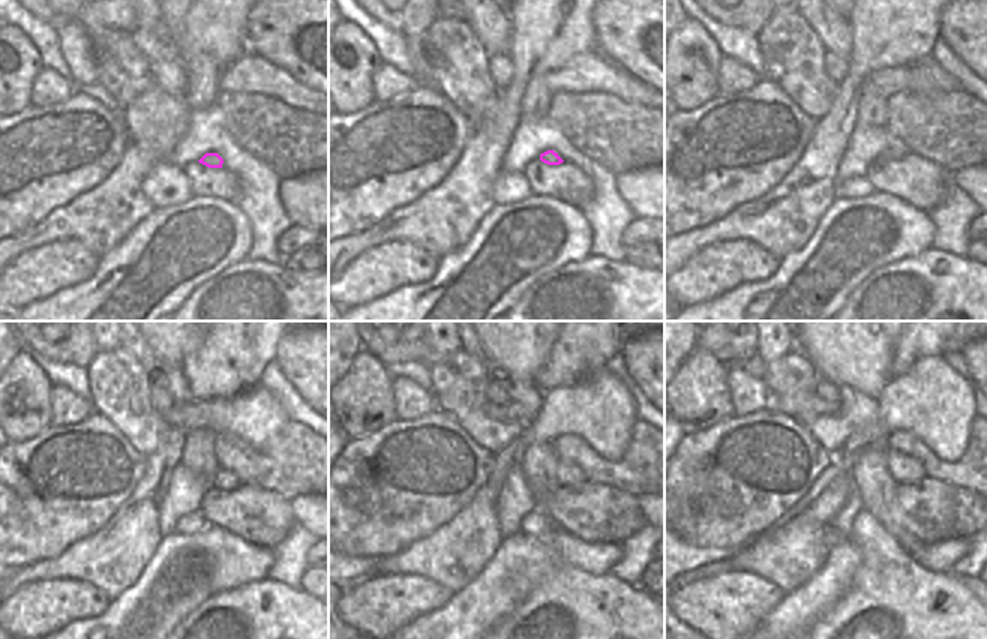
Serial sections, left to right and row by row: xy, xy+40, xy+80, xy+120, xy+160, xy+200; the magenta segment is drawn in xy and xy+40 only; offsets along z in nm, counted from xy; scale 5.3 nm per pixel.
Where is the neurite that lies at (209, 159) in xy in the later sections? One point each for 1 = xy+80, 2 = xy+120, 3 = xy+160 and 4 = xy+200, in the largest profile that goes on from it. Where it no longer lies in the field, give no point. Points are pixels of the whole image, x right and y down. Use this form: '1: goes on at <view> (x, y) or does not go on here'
1: goes on at xy+80 (897, 149)
2: goes on at xy+120 (224, 480)
3: goes on at xy+160 (566, 473)
4: goes on at xy+200 (903, 468)

